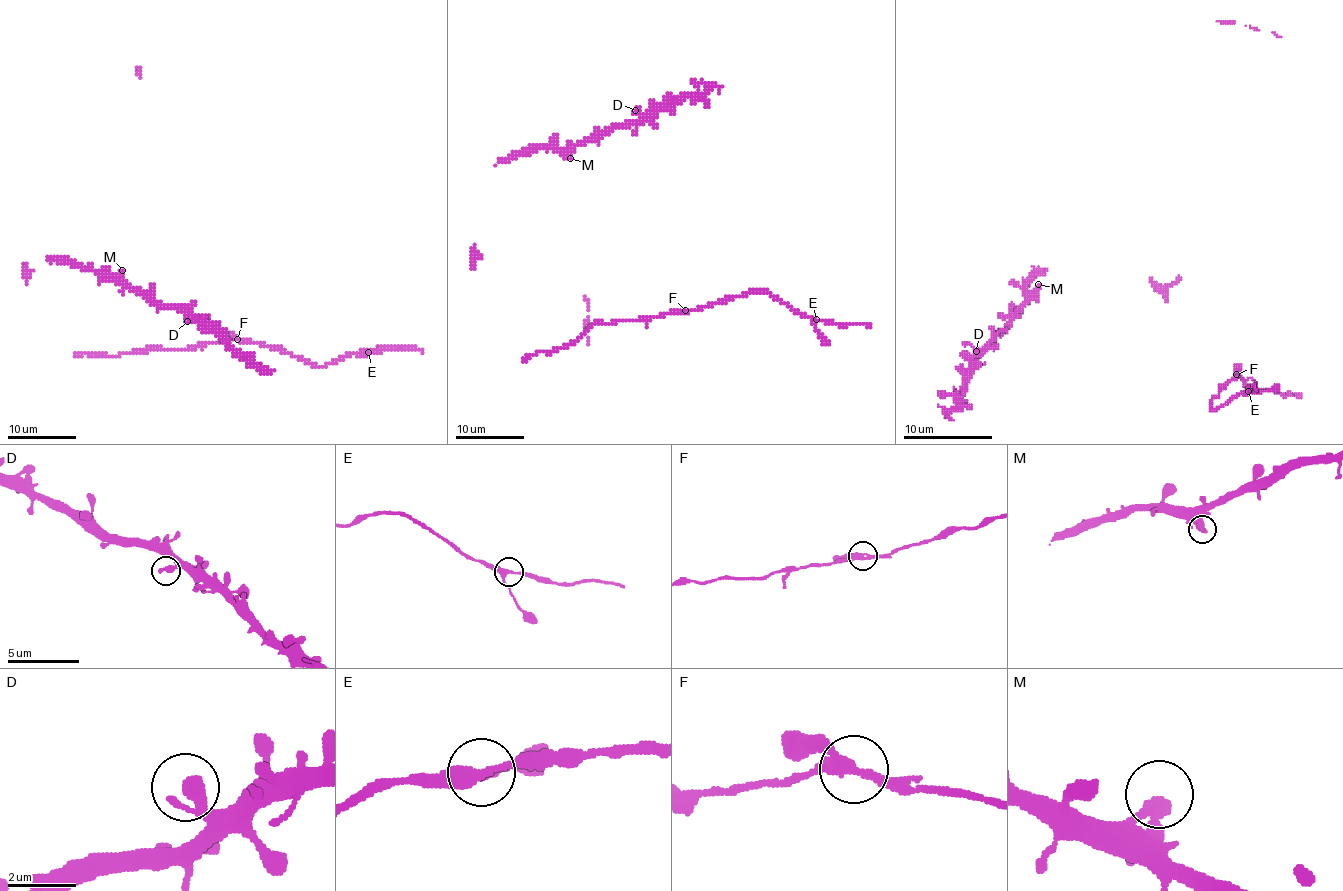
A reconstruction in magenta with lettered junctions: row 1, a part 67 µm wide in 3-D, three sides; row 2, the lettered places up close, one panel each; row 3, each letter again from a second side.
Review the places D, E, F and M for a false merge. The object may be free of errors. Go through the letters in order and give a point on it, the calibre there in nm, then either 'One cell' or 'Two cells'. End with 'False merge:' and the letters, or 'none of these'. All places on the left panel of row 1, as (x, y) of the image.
D: Place: (187, 321). Thickness 320 nm. One cell
E: Place: (368, 352). Thickness 280 nm. One cell
F: Place: (237, 339). Thickness 260 nm. Two cells
M: Place: (122, 270). Thickness 440 nm. One cell
False merge: F

